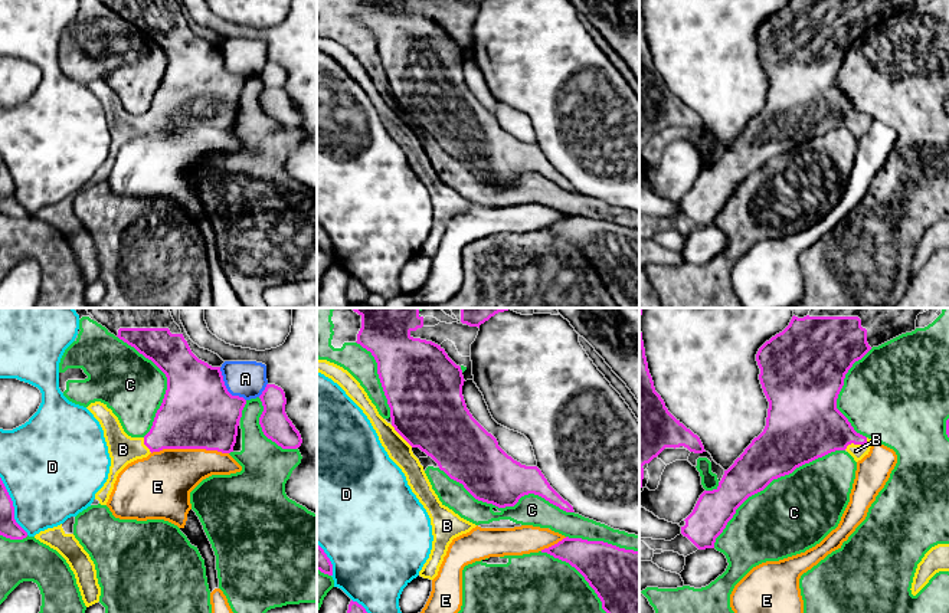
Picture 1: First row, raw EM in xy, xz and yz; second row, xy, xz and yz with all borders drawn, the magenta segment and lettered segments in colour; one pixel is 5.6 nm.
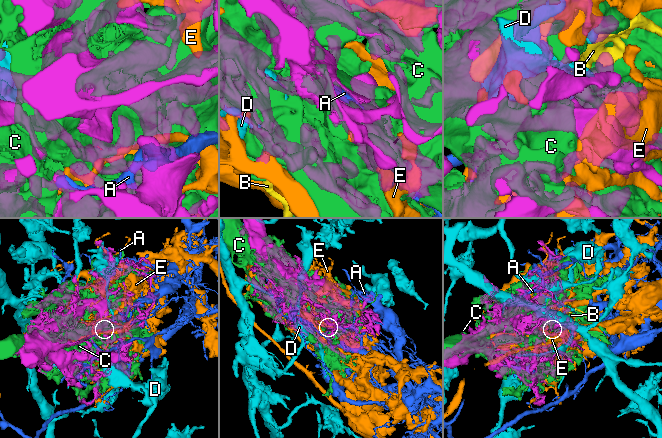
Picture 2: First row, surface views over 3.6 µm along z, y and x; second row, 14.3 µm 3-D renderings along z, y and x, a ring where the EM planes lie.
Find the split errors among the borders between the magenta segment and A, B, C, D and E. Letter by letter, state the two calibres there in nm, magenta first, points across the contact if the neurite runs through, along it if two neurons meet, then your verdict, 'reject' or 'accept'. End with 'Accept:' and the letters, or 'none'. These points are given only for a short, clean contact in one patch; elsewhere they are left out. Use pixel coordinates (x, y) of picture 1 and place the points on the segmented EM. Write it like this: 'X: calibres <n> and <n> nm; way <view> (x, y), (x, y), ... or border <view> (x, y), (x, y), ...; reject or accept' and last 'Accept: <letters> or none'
A: calibres 420 and 200 nm; reject
B: calibres 320 and 80 nm; accept
C: calibres 300 and 420 nm; reject
D: calibres 60 and 440 nm; reject
E: calibres 420 and 340 nm; reject
Accept: B

